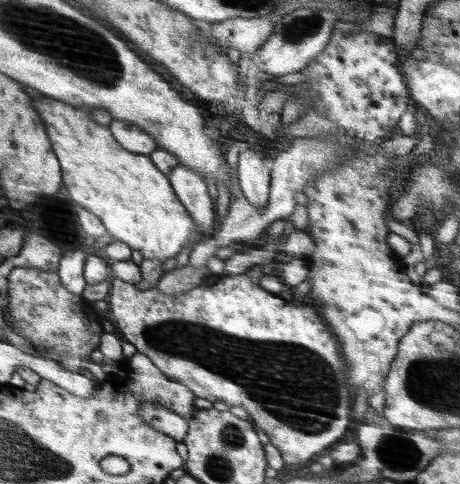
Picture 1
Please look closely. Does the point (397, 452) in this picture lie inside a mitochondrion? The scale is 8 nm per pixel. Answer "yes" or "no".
yes

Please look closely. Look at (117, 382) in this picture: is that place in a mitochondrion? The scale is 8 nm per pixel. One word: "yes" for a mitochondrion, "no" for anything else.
no

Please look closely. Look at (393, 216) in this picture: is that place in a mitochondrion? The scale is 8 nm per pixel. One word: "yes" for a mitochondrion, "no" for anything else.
no

